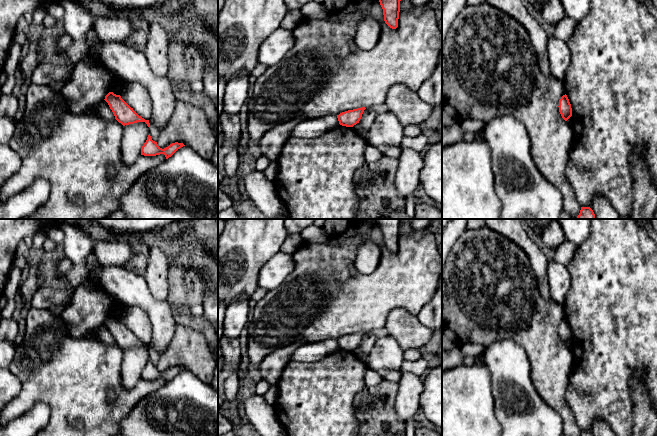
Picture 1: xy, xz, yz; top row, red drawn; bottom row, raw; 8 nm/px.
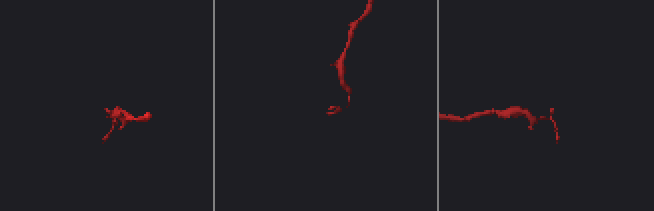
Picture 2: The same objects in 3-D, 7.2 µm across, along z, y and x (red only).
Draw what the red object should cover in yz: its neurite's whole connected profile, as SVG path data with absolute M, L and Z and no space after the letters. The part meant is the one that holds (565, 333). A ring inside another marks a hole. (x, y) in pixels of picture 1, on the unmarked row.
M563 319L559 324L559 336L562 342L567 345L572 340L572 332L567 319Z

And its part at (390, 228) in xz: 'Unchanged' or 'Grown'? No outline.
Unchanged

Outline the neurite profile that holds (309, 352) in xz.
M336 339L316 343L304 343L294 351L291 360L296 362L315 362L339 349Z

